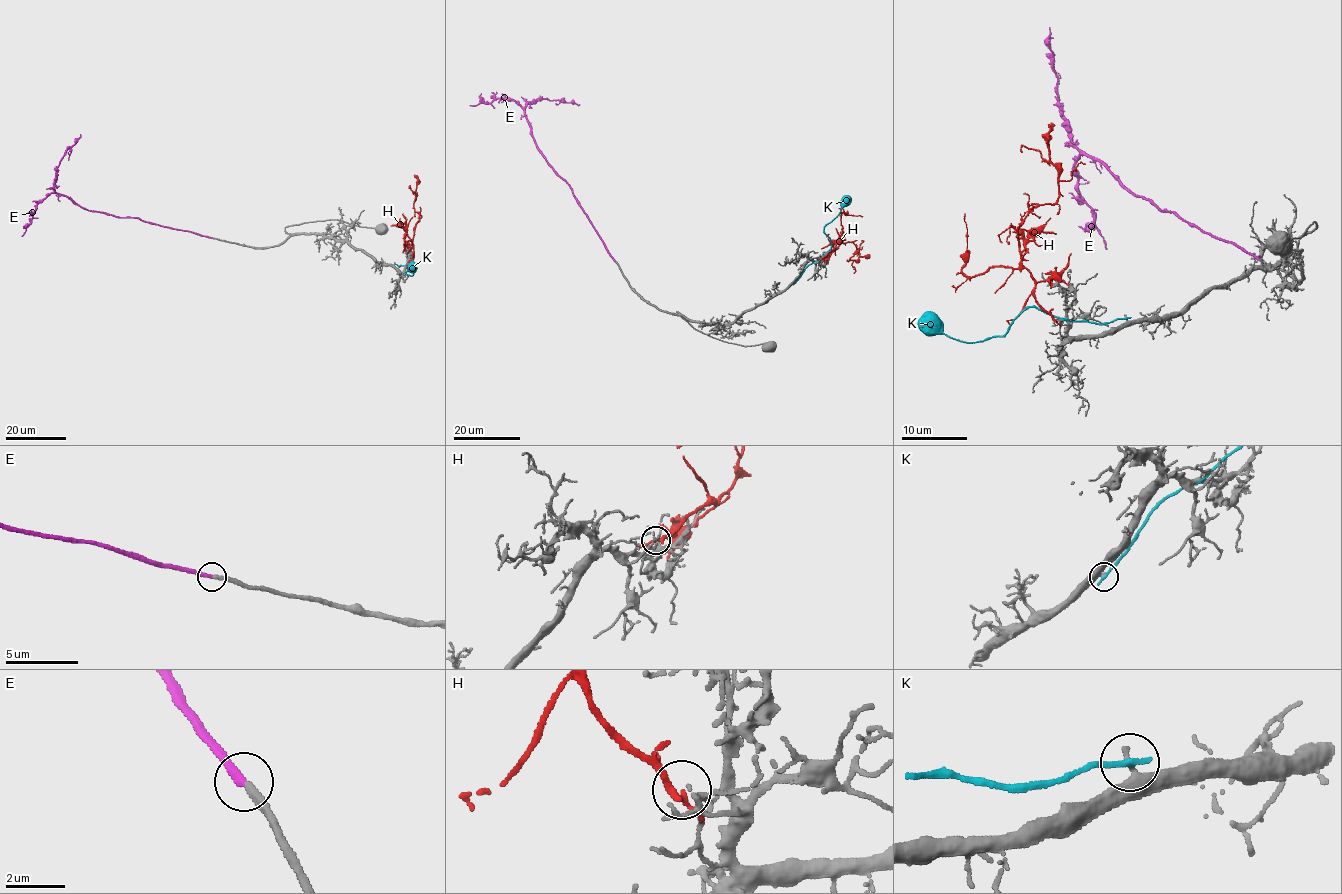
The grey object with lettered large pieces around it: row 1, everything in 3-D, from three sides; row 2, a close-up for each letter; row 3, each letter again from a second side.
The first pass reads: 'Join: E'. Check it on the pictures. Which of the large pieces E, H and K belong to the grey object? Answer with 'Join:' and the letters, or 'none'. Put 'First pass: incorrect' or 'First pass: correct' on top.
First pass: correct
Join: E

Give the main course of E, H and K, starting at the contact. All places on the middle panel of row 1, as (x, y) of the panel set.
E: (615, 261), (571, 188), (537, 146), (524, 110), (528, 104), (541, 98), (579, 104)
H: (821, 258), (842, 243), (852, 242), (857, 249), (849, 259), (855, 260), (861, 240)
K: (794, 282), (805, 268), (831, 248), (824, 227), (842, 208), (841, 201), (848, 196)

